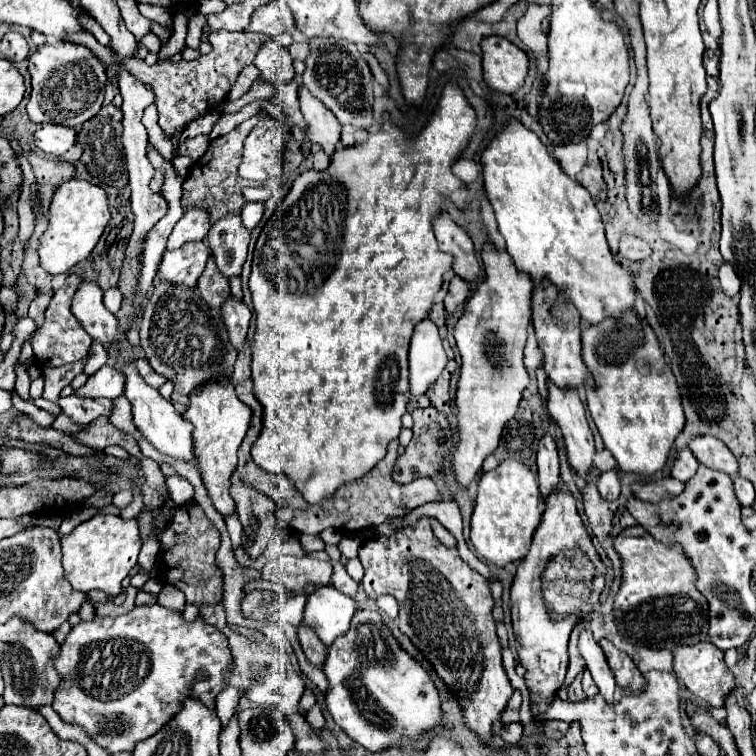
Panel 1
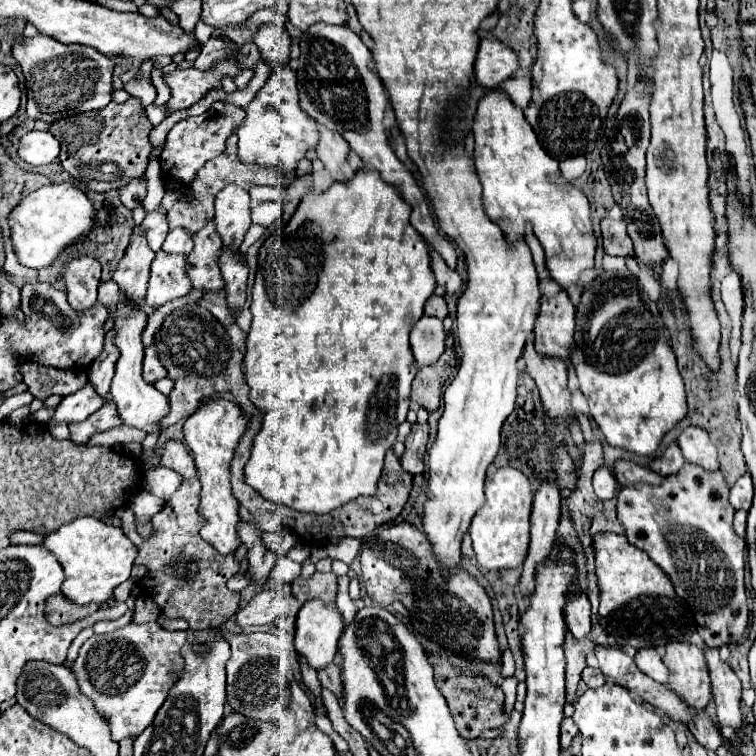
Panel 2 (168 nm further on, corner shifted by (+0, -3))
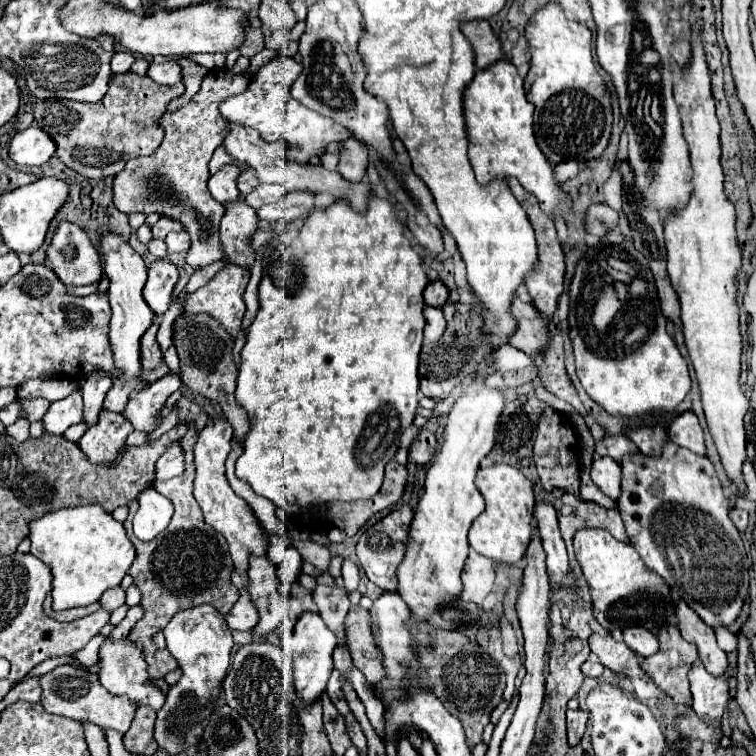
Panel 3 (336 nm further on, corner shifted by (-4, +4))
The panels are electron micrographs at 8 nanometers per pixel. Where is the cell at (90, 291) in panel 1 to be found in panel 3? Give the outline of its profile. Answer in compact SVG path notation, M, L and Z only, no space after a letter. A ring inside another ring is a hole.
M60 223L48 247L48 263L66 285L90 285L102 279L98 249L74 223Z

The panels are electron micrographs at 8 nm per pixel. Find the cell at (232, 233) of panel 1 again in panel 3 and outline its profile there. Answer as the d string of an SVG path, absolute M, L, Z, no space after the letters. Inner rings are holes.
M226 165L216 175L210 177L208 189L216 201L232 203L232 201L240 199L240 189L236 185L238 175L240 175L240 169L236 165Z

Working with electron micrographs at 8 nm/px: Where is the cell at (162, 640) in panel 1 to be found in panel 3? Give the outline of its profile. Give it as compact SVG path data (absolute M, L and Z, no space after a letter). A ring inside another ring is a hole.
M108 637L98 651L98 667L98 679L110 695L126 695L132 703L136 703L136 707L150 707L154 711L158 711L164 705L164 691L158 685L154 685L154 679L150 679L150 675L146 673L148 665L144 661L144 651L130 637L118 641Z

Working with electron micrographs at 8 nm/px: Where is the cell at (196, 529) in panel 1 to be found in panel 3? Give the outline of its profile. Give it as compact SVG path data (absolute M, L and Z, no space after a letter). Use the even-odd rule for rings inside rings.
M188 423L188 427L190 427L188 433L180 441L184 455L186 455L186 471L180 477L174 477L170 481L155 481L153 484L154 489L160 494L166 495L174 505L174 515L172 515L172 521L166 527L164 535L154 541L144 543L132 533L132 517L134 517L134 511L138 509L139 503L137 500L128 505L130 515L124 521L128 539L136 547L136 559L128 573L134 577L134 583L142 591L140 605L144 607L144 617L140 623L134 625L134 629L130 631L130 637L136 645L140 645L144 649L148 673L152 679L162 679L168 671L178 667L174 657L170 655L170 651L160 651L152 643L152 635L156 631L164 629L176 613L190 609L190 607L204 605L204 603L216 607L222 615L228 615L240 597L238 589L234 589L234 585L230 583L230 571L234 569L234 565L232 565L232 559L228 553L228 543L220 533L216 533L214 529L210 529L204 523L202 511L192 495L194 441L196 441L198 433L194 429L194 423Z

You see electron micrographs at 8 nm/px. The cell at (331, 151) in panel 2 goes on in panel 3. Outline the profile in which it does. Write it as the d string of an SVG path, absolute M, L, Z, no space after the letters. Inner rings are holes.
M348 137L346 141L340 141L338 159L338 173L348 181L358 183L368 167L368 149L354 137Z

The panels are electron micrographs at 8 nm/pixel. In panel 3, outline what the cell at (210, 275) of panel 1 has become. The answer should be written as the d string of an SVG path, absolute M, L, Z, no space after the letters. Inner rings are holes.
M226 69L210 71L202 81L200 91L188 105L162 117L160 125L166 133L162 145L148 157L130 159L124 171L114 177L114 205L120 211L146 215L160 213L184 225L192 239L192 257L186 257L186 263L194 269L202 269L222 259L218 225L226 213L226 207L214 201L208 189L209 161L214 149L228 133L228 121L220 115L220 103L226 97L244 93L246 89L248 81L242 75L234 75ZM206 225L210 225L210 229L206 229Z

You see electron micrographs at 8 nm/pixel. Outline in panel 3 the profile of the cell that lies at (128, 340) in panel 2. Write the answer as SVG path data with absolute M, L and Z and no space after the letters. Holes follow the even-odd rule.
M104 233L100 241L100 253L106 259L104 273L110 279L110 307L112 307L112 321L110 321L110 347L114 355L114 365L120 371L120 375L114 379L112 389L106 393L104 407L116 413L122 413L130 401L130 395L134 391L142 391L148 387L148 383L142 379L142 363L140 363L140 339L146 333L146 329L154 323L154 311L146 305L146 299L142 295L146 285L146 265L142 257L124 243L116 233Z

